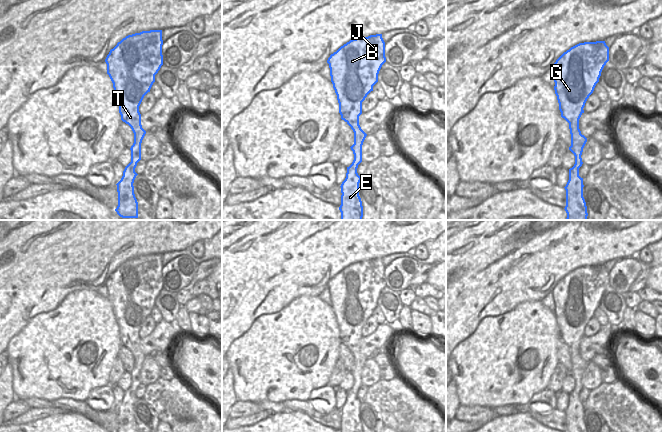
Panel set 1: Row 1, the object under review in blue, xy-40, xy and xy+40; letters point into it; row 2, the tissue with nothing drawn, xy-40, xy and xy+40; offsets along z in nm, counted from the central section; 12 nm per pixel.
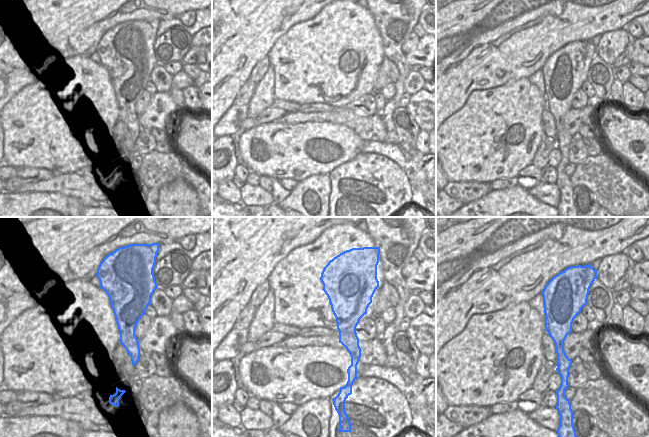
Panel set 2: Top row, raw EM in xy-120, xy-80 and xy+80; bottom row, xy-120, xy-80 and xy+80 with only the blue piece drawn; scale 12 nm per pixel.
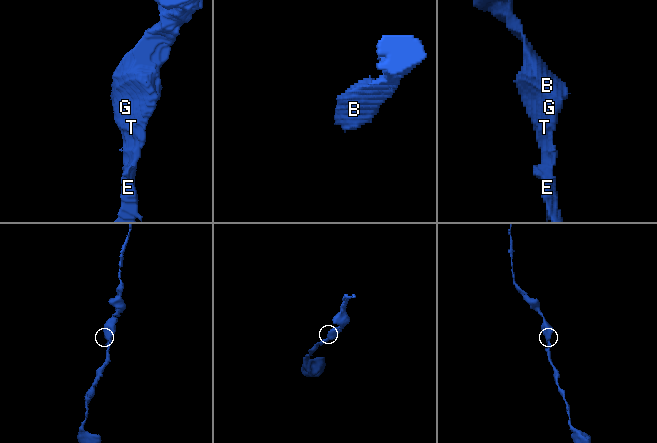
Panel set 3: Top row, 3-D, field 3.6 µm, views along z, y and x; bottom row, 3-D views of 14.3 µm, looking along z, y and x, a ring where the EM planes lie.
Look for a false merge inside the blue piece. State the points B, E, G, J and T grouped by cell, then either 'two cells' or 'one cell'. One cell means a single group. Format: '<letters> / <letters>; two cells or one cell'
B E G J T; one cell

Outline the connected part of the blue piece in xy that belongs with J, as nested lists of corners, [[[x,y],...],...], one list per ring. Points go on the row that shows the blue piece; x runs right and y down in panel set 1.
[[[382,34],[352,39],[327,60],[331,82],[337,95],[339,113],[354,132],[352,164],[347,167],[346,178],[341,184],[341,220],[362,220],[363,206],[359,196],[361,177],[357,173],[362,162],[362,145],[367,134],[359,125],[362,102],[373,91],[378,74],[386,62],[385,42]]]

